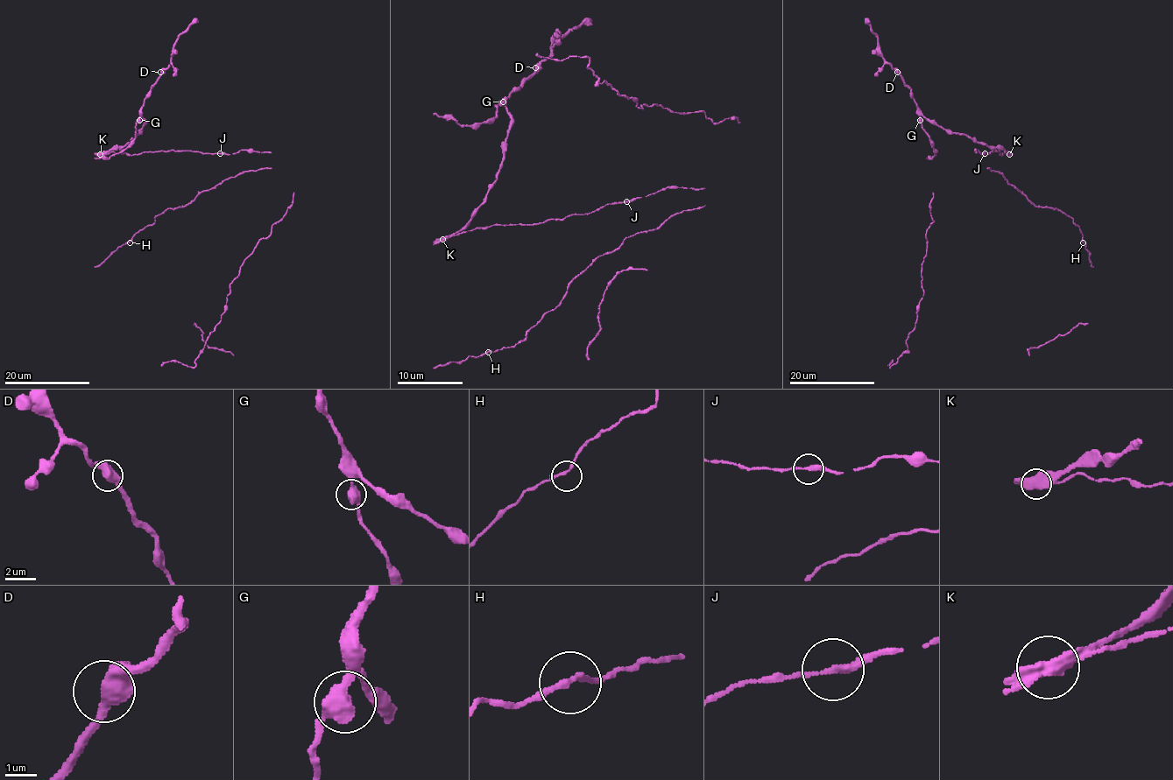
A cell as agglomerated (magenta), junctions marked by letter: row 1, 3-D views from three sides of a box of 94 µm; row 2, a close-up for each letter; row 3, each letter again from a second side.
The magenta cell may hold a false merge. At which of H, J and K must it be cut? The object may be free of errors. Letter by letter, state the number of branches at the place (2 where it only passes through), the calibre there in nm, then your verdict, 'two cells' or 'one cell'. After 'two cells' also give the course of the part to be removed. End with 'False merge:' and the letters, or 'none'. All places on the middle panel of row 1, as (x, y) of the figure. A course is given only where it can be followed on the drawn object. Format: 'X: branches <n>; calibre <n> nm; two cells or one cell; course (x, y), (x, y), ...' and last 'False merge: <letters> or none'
H: branches 2; calibre 180 nm; one cell
J: branches 2; calibre 240 nm; one cell
K: branches 2; calibre 600 nm; two cells; course (442, 239), (458, 231), (499, 172), (511, 126), (507, 97), (556, 39), (590, 20)
False merge: K

